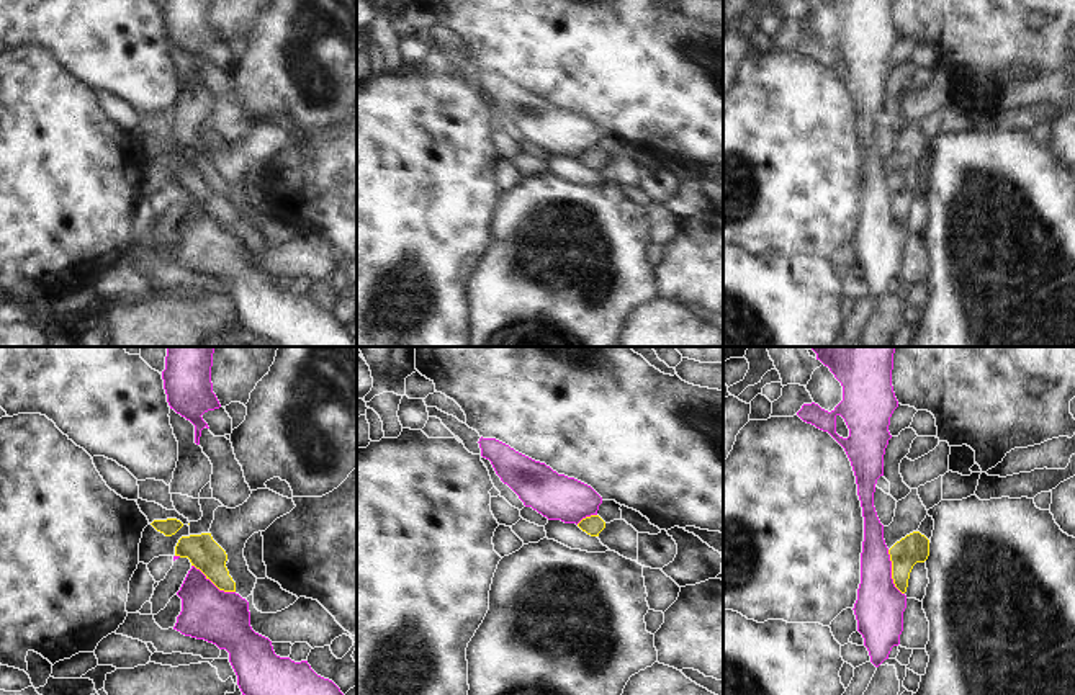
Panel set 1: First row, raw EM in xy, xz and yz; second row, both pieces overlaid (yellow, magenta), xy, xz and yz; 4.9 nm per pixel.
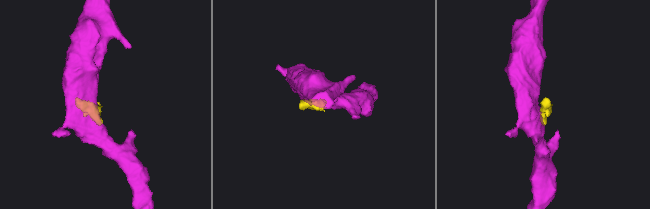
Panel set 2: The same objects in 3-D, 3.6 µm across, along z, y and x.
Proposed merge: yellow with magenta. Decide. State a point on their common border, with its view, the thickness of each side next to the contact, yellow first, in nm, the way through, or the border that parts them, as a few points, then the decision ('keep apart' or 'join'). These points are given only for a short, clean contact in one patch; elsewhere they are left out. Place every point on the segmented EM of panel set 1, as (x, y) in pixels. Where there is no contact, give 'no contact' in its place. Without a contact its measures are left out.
contact yz (892, 573); calibres 150 and 240 nm; border yz (887, 550), (892, 582), (904, 594); keep apart

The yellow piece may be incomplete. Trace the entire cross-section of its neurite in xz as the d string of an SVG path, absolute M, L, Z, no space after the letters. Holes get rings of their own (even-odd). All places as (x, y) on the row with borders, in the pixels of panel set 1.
M591 515L582 518L578 527L591 536L597 536L610 551L638 561L638 531L625 520L605 523L599 515Z

